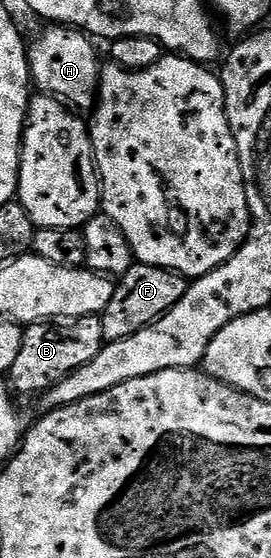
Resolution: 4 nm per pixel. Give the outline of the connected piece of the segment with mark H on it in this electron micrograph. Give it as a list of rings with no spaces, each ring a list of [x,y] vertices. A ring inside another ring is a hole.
[[[60,24],[45,29],[49,30],[43,31],[27,46],[32,85],[38,91],[52,94],[54,98],[61,99],[78,111],[92,111],[99,89],[99,61],[97,62],[97,50],[93,47],[94,39],[76,28]]]

